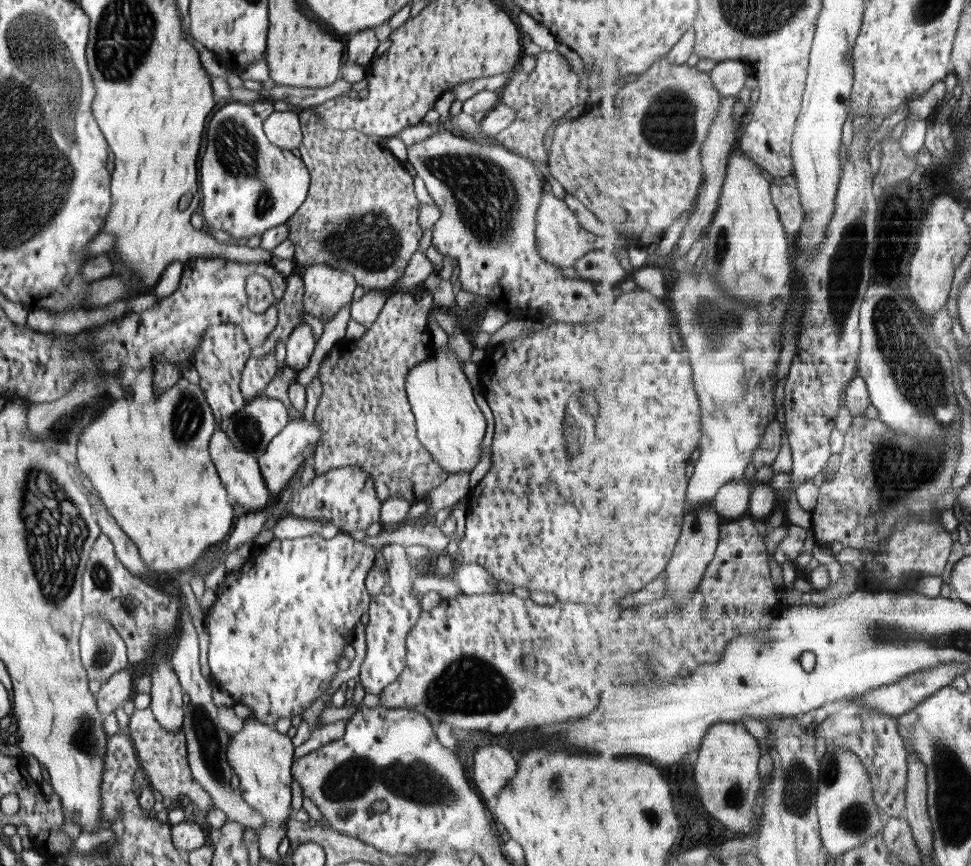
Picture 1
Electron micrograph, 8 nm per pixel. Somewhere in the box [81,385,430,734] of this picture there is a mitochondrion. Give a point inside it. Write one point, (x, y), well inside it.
(186, 420)

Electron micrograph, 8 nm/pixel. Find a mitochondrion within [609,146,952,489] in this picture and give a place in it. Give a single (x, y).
(919, 375)

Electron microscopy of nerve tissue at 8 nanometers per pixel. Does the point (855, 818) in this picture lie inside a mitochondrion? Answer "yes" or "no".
yes

